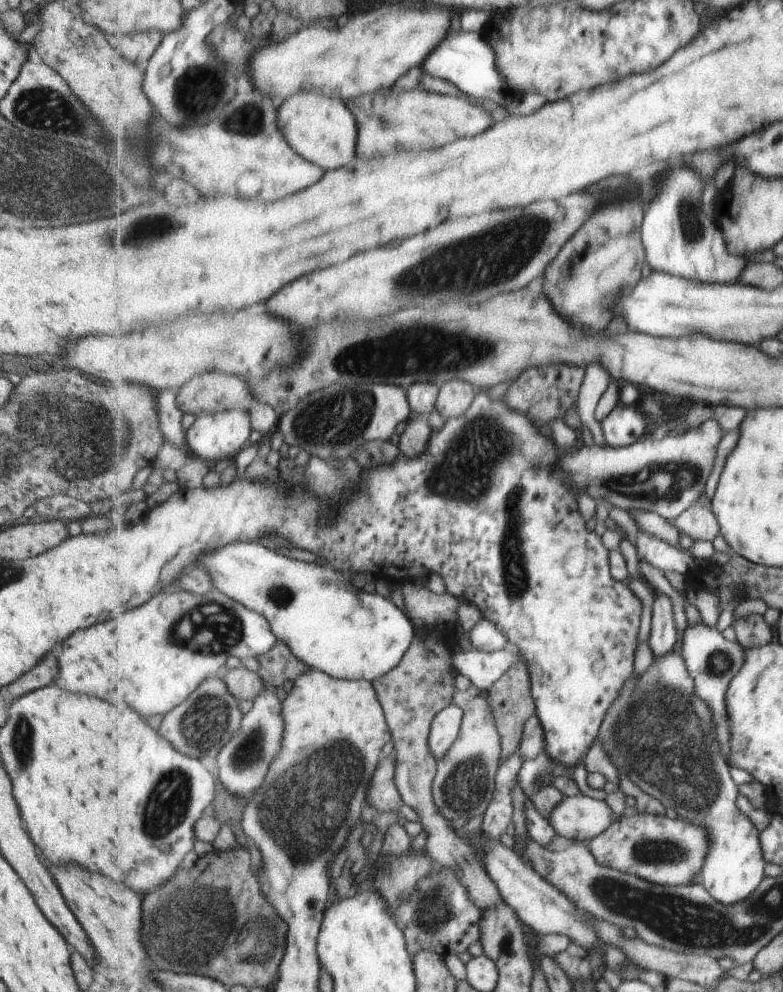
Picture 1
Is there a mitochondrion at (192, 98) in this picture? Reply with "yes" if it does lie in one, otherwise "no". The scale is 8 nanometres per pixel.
yes

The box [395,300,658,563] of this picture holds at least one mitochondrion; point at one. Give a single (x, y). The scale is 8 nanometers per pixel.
(465, 470)

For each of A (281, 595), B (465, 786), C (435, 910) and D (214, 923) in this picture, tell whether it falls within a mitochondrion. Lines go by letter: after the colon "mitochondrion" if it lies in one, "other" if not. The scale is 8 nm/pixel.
A: mitochondrion
B: mitochondrion
C: mitochondrion
D: mitochondrion

